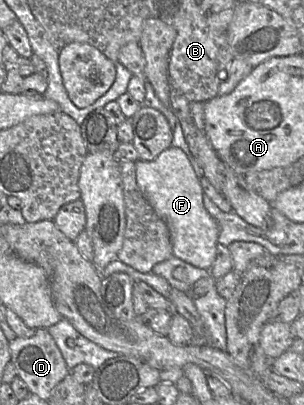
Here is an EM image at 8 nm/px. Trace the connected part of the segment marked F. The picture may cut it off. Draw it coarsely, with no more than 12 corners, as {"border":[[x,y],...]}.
{"border":[[186,154],[138,160],[173,256],[210,270],[219,227]]}

